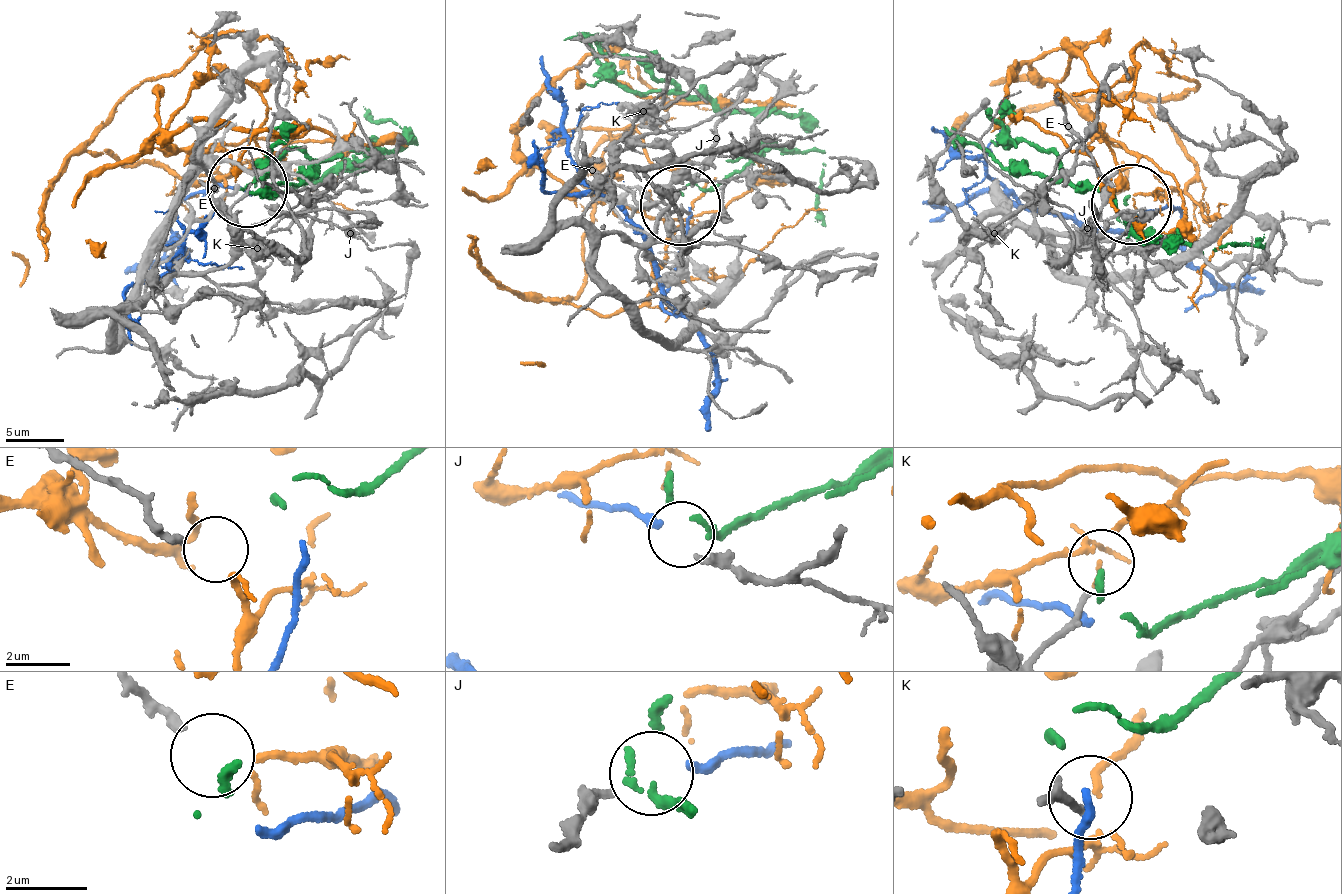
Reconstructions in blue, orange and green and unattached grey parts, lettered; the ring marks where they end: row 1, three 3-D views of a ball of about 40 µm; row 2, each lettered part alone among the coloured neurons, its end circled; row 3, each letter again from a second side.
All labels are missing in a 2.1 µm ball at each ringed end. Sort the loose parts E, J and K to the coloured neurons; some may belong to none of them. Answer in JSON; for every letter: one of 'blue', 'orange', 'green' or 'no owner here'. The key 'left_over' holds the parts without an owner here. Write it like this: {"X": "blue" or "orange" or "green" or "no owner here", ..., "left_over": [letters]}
{"E": "orange", "J": "blue", "K": "no owner here", "left_over": ["K"]}

